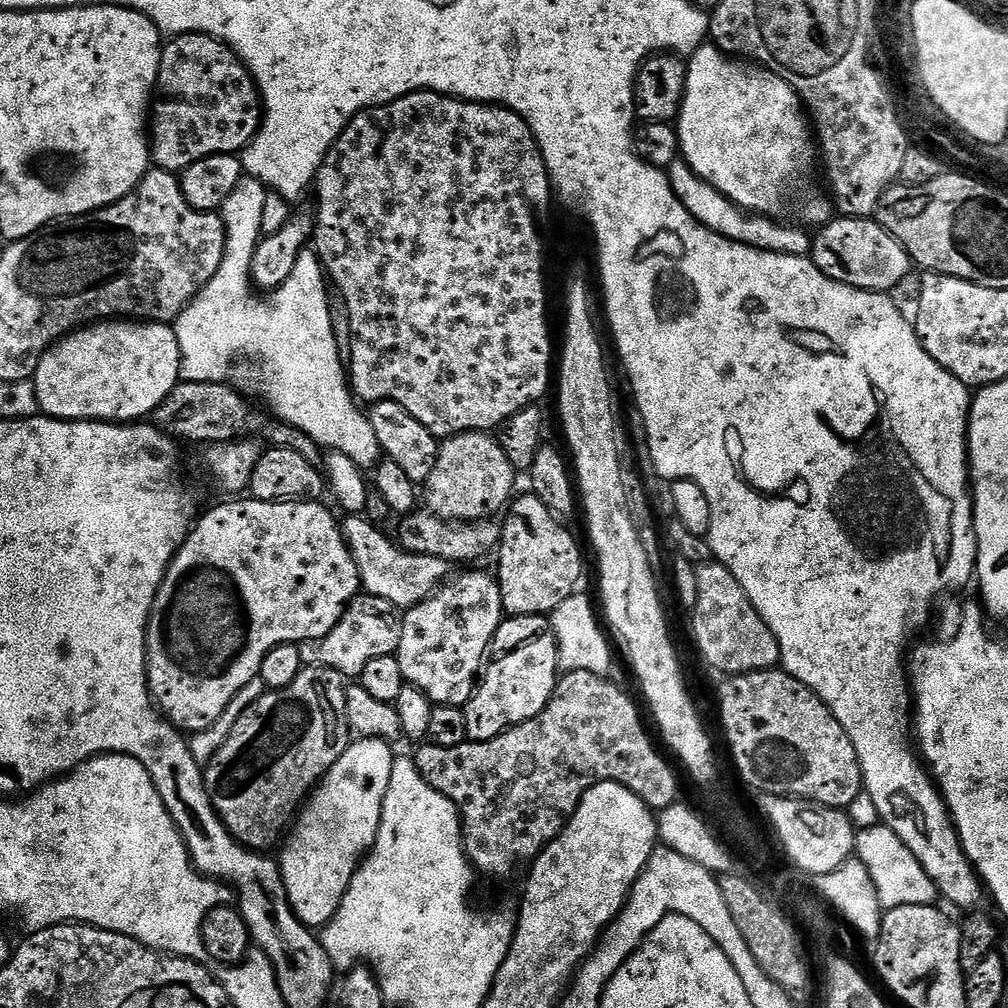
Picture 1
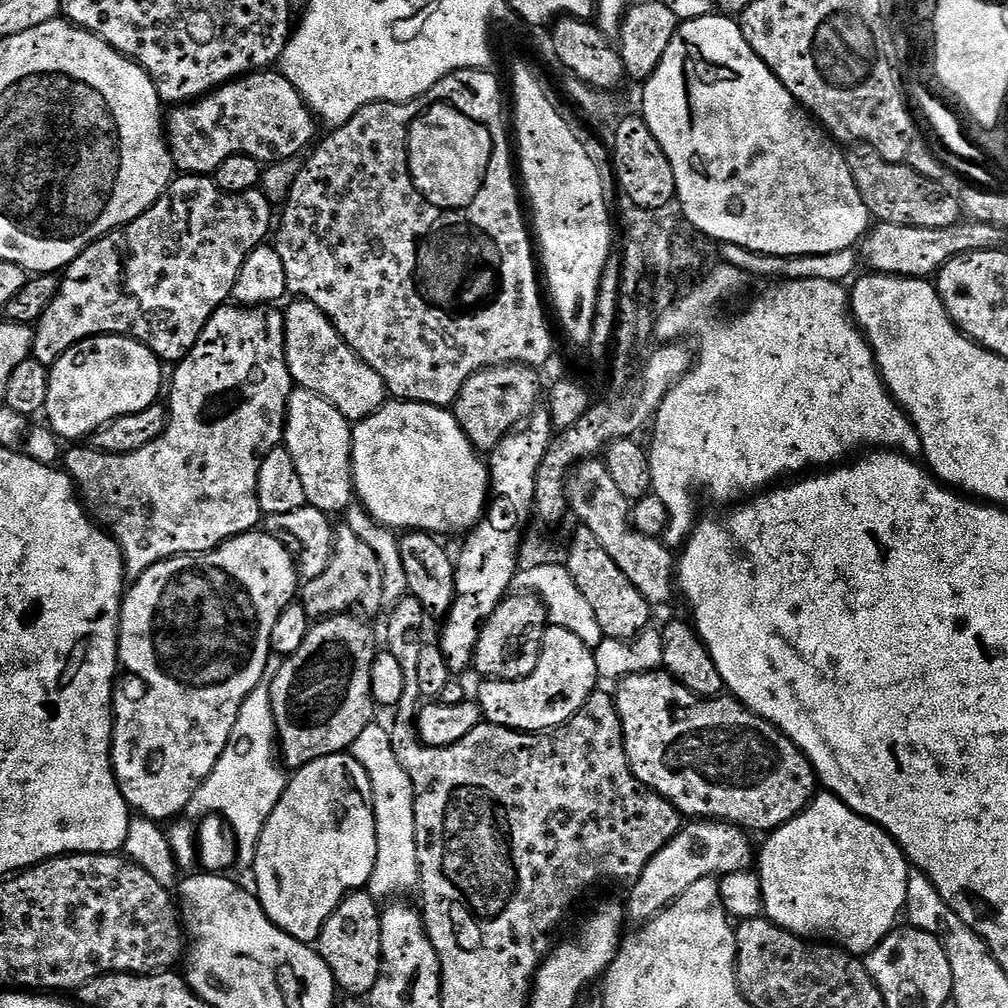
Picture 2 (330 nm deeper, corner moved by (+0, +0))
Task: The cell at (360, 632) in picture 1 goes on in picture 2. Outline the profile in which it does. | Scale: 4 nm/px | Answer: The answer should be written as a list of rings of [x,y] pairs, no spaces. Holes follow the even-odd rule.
[[[347,526],[337,527],[336,545],[332,551],[330,566],[322,574],[318,574],[318,578],[303,585],[302,603],[306,614],[313,621],[323,620],[325,616],[343,616],[353,610],[364,613],[383,609],[383,570],[378,556],[353,530]]]

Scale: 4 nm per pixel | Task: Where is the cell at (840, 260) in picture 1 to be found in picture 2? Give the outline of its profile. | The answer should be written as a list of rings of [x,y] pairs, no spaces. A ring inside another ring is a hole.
[[[976,220],[951,224],[945,228],[908,228],[905,224],[881,223],[877,223],[875,227],[863,237],[859,245],[858,252],[863,263],[865,260],[872,267],[869,269],[873,273],[905,278],[935,277],[954,257],[967,252],[990,252],[999,249],[1006,236],[1005,229],[998,225]]]

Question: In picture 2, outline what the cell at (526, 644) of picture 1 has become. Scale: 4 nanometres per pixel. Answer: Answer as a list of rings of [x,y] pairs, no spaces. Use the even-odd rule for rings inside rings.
[[[549,626],[542,633],[544,645],[536,669],[521,680],[488,678],[480,688],[478,703],[483,719],[518,732],[544,734],[568,723],[598,688],[595,654],[577,634]]]

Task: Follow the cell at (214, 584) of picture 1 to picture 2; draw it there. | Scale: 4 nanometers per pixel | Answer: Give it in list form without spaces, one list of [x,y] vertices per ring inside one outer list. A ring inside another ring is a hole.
[[[253,530],[251,532],[243,532],[240,536],[236,536],[233,540],[226,540],[224,543],[219,544],[217,548],[213,548],[211,552],[202,552],[194,556],[175,556],[169,560],[158,562],[154,566],[150,566],[150,570],[146,570],[142,575],[135,577],[133,586],[131,585],[130,591],[125,595],[124,605],[120,611],[120,668],[122,671],[118,676],[118,683],[114,693],[114,723],[112,726],[112,769],[116,775],[118,786],[122,790],[122,798],[128,803],[129,809],[137,817],[145,820],[155,820],[157,822],[172,822],[177,819],[176,816],[179,812],[183,813],[187,809],[188,803],[194,798],[194,794],[202,786],[202,782],[214,770],[214,766],[218,762],[218,758],[222,758],[222,750],[226,750],[226,742],[230,742],[230,734],[234,730],[234,722],[238,722],[238,714],[242,710],[242,702],[246,702],[248,697],[257,686],[265,679],[264,671],[268,668],[268,656],[273,655],[272,643],[270,642],[270,634],[274,634],[274,626],[278,622],[278,618],[290,607],[297,599],[298,593],[302,588],[302,577],[297,569],[296,561],[288,547],[284,545],[282,540],[268,535],[263,530]]]

